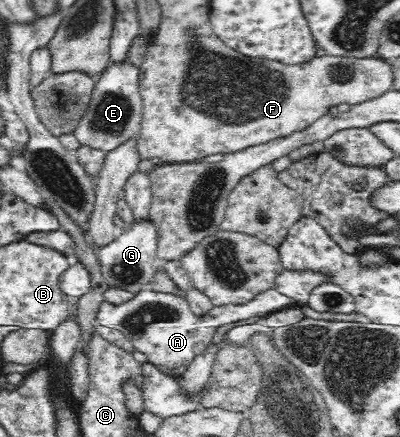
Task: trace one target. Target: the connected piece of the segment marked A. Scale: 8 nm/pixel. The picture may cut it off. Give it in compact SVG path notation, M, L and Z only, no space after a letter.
M142 289L129 302L114 305L103 301L98 308L97 324L120 331L132 341L135 348L147 356L150 364L154 364L167 376L181 376L193 359L209 348L211 339L217 329L232 322L247 322L250 318L261 318L268 314L293 307L293 299L281 294L277 289L259 293L246 303L238 305L214 305L203 316L194 313L185 297L173 292L155 292L151 289Z

